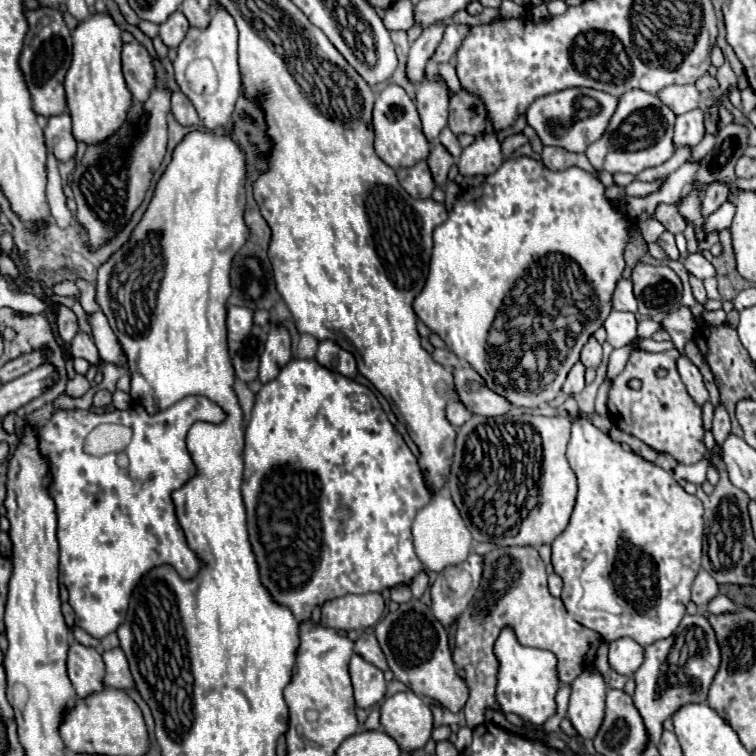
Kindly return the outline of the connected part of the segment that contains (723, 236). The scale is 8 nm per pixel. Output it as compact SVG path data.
M730 230L720 232L720 244L722 244L722 254L712 258L712 266L716 268L716 280L718 280L718 292L722 300L734 300L736 294L748 286L752 286L748 280L744 280L736 272L736 262L734 262L734 252L732 252L732 240L730 240Z

